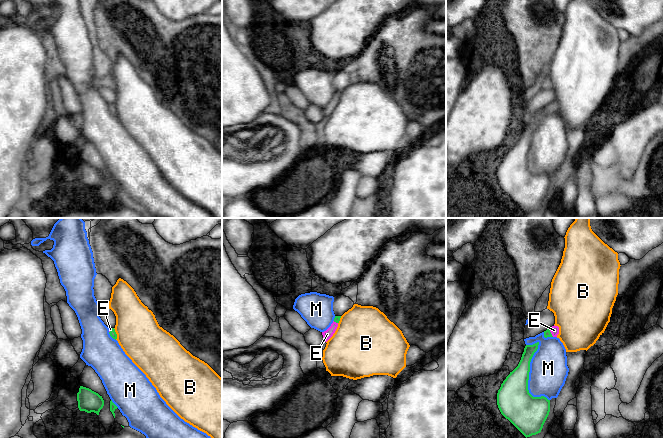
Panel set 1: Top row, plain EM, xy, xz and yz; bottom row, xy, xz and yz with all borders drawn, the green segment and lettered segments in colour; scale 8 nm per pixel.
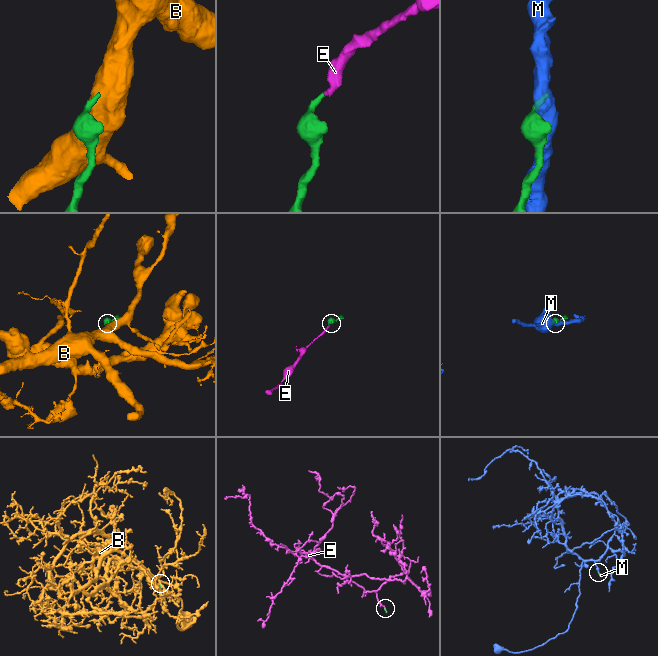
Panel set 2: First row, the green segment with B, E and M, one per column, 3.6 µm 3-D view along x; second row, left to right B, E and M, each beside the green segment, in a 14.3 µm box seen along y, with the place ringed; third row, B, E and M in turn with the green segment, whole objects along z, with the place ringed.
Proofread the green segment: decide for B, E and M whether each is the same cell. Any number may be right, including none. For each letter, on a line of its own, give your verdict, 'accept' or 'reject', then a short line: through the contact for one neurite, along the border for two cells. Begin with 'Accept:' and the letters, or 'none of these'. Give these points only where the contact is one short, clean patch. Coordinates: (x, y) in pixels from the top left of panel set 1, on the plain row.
Accept: E
B: reject; line xy (113, 104), (116, 115)
E: accept; line yz (547, 109), (550, 109), (554, 106)
M: reject

